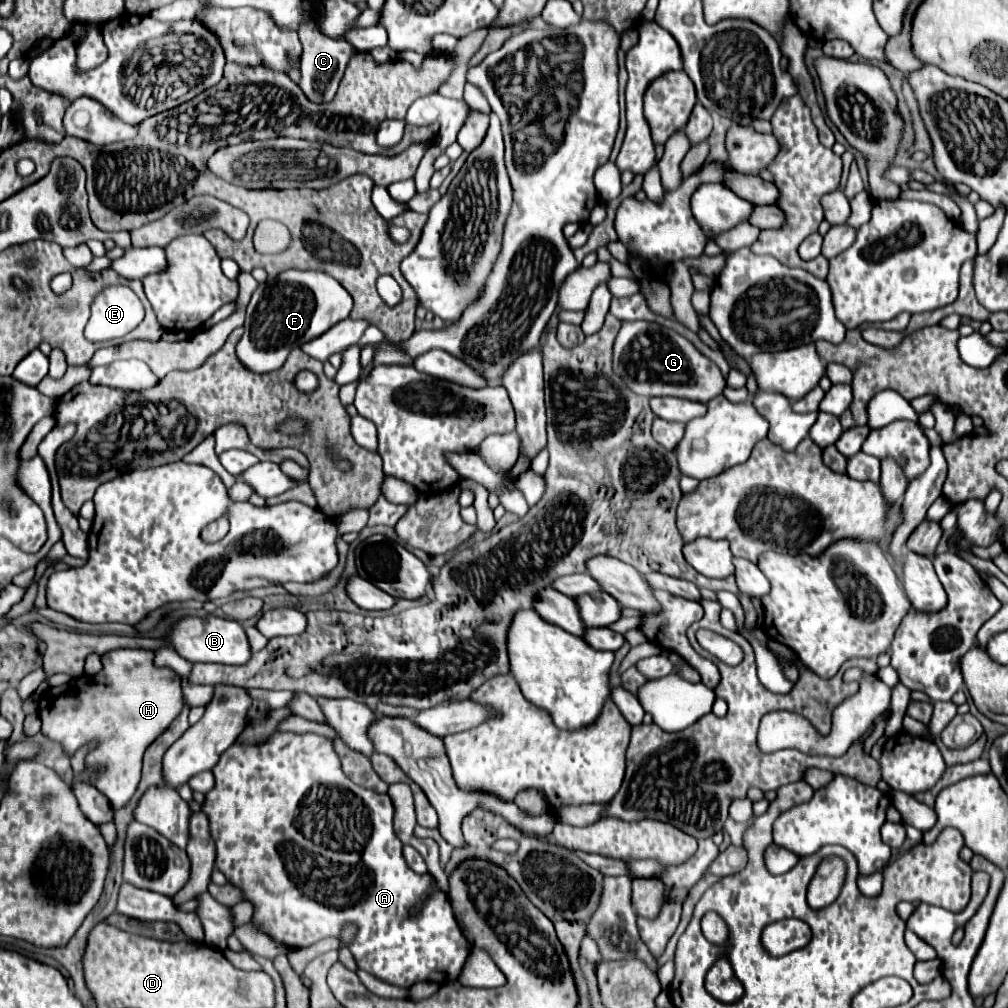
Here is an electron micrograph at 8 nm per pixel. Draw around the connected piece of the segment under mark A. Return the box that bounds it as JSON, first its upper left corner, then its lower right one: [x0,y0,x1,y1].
[202,733,470,987]

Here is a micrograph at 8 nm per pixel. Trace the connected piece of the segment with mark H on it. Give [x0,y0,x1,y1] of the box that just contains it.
[40,649,184,809]

